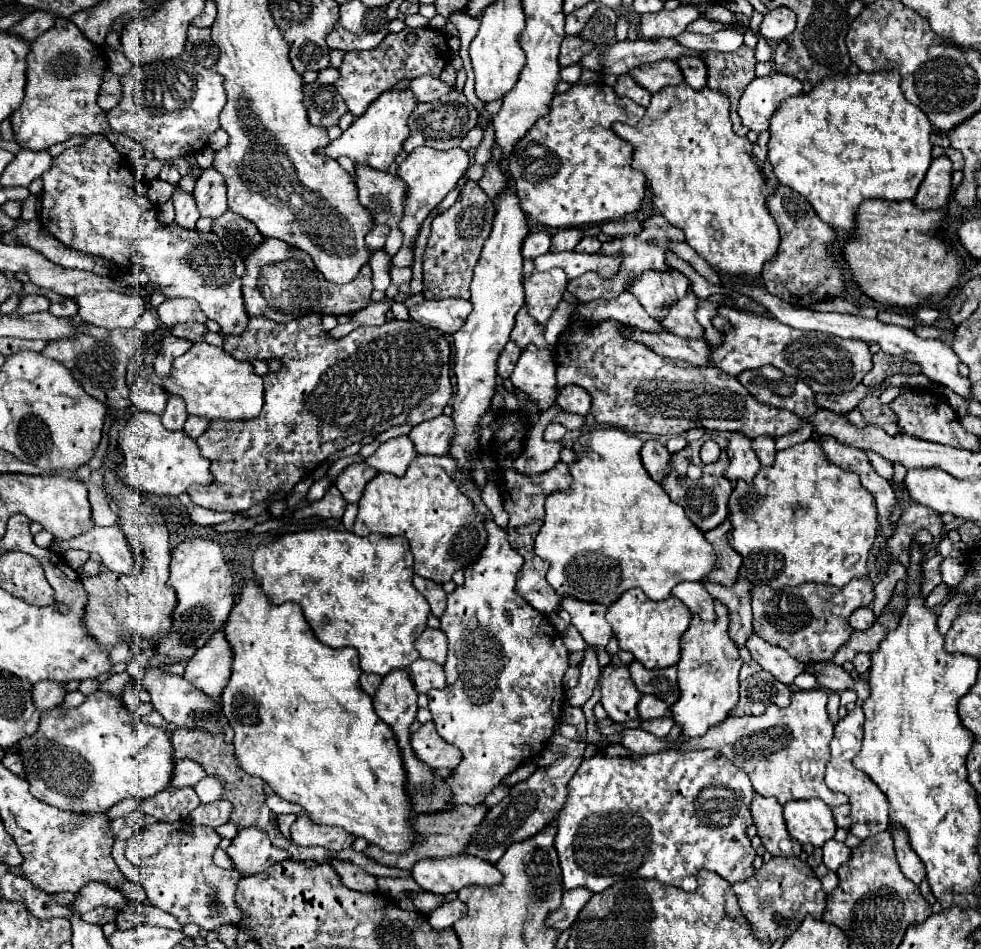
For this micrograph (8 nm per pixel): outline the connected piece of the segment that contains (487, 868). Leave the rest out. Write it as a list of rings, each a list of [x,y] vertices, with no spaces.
[[[471,855],[423,859],[415,863],[411,877],[419,887],[437,895],[447,895],[467,885],[491,887],[503,879],[495,865],[483,863],[483,859],[475,859]]]

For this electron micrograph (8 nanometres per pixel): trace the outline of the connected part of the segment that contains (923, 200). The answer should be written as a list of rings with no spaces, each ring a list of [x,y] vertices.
[[[947,155],[933,159],[913,203],[921,209],[945,209],[951,195],[951,161]]]

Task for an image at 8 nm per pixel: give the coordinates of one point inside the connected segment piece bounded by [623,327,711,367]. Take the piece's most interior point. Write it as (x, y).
(694, 351)

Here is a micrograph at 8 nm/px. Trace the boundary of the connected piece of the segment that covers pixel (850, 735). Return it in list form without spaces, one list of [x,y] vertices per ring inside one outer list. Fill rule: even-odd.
[[[856,706],[845,719],[839,721],[839,725],[835,727],[835,737],[831,741],[831,759],[827,761],[827,767],[825,767],[827,787],[835,793],[845,793],[849,797],[851,819],[853,819],[851,833],[859,839],[869,839],[889,827],[887,797],[879,791],[879,787],[875,787],[875,783],[871,783],[871,779],[867,775],[863,775],[863,771],[855,769],[851,763],[851,759],[859,753],[859,747],[862,745],[864,720],[862,708]]]

